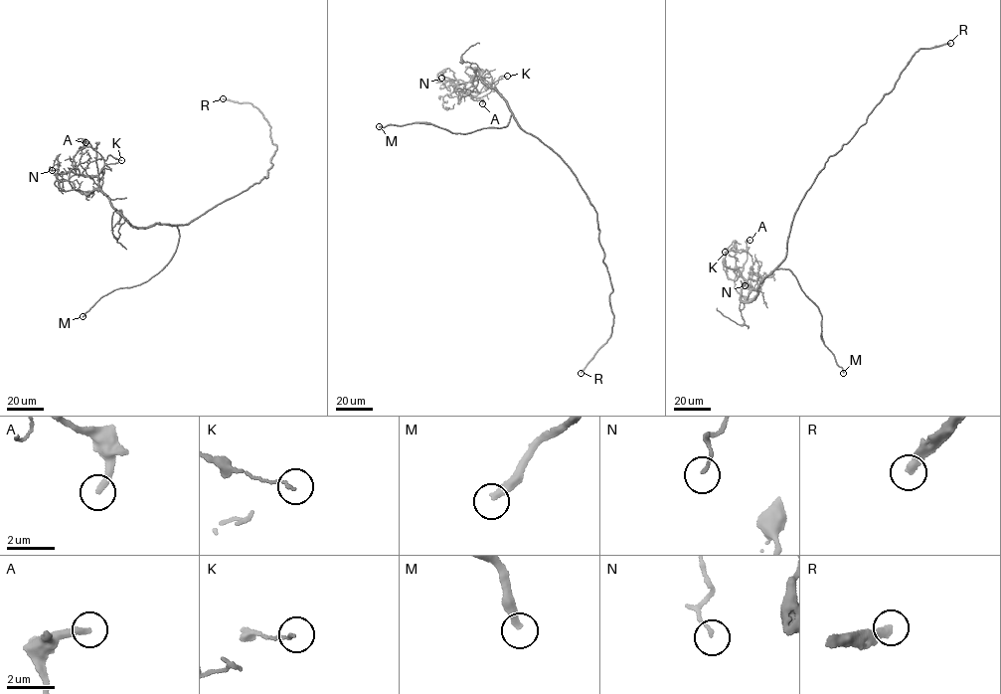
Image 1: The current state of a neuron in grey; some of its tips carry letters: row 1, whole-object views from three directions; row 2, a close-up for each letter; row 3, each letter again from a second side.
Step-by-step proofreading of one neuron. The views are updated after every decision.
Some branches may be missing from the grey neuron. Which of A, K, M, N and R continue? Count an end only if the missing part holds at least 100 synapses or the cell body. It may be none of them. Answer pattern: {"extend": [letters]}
{"extend": ["M", "R"]}

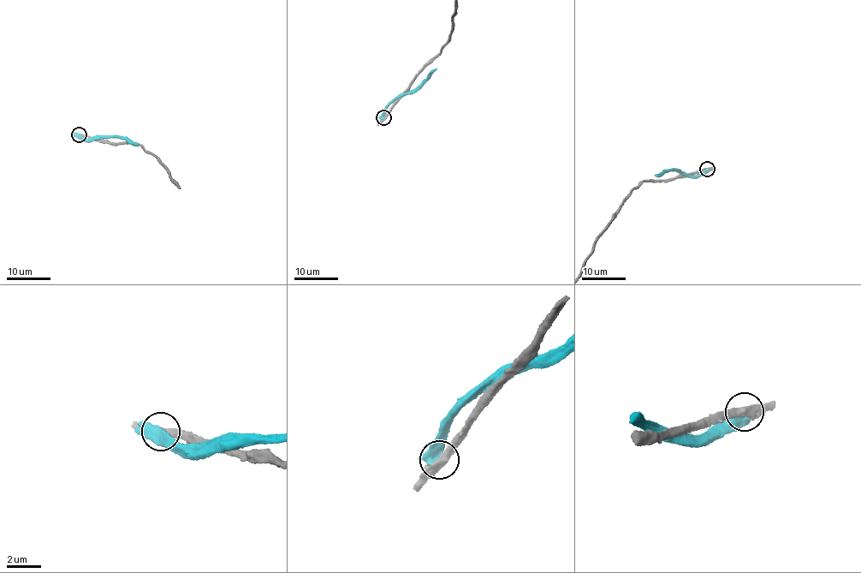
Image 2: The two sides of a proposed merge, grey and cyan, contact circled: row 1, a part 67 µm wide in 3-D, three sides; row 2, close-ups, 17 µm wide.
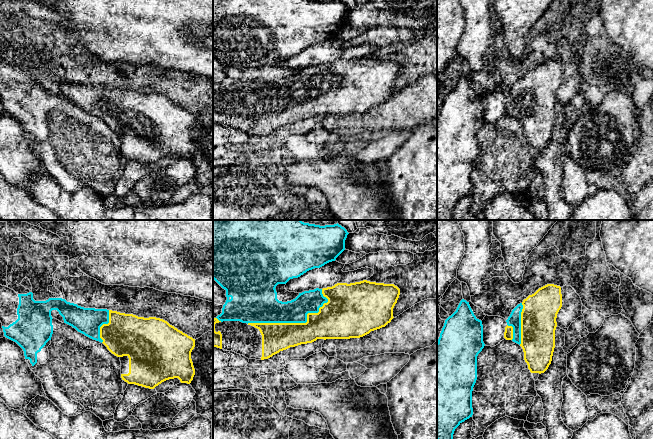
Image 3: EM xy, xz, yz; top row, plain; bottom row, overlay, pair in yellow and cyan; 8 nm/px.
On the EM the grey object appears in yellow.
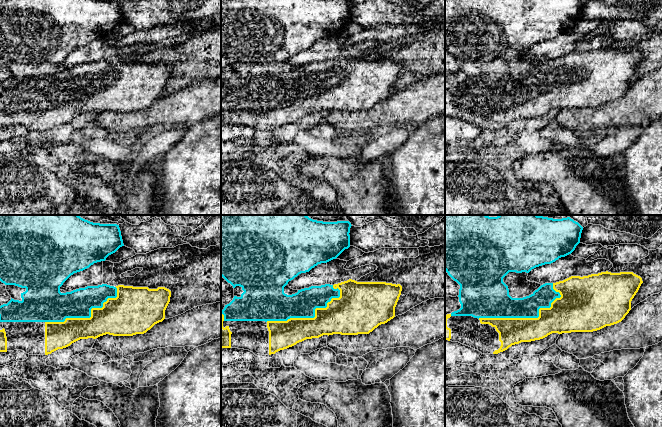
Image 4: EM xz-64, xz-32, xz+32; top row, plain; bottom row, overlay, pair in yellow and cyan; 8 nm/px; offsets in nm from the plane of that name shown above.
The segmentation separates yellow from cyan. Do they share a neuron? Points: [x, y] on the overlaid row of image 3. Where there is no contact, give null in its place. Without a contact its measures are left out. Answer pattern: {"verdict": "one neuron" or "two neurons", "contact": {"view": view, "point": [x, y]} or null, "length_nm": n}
{"verdict": "two neurons", "contact": {"view": "xz", "point": [292, 323]}, "length_nm": 700}

